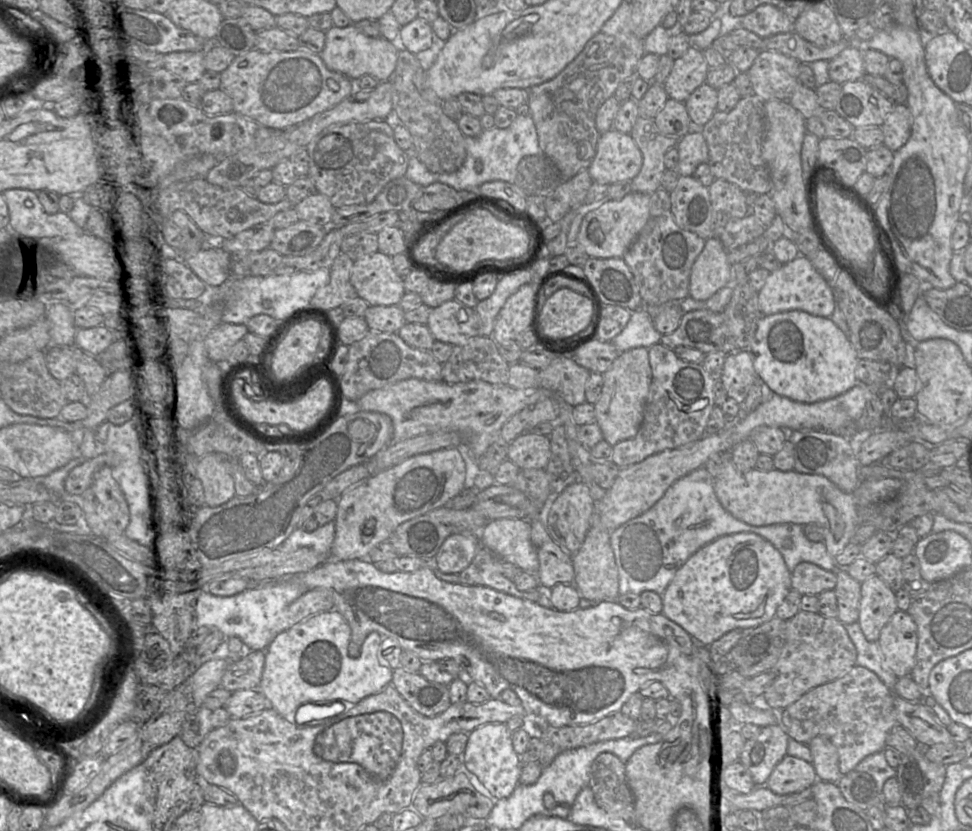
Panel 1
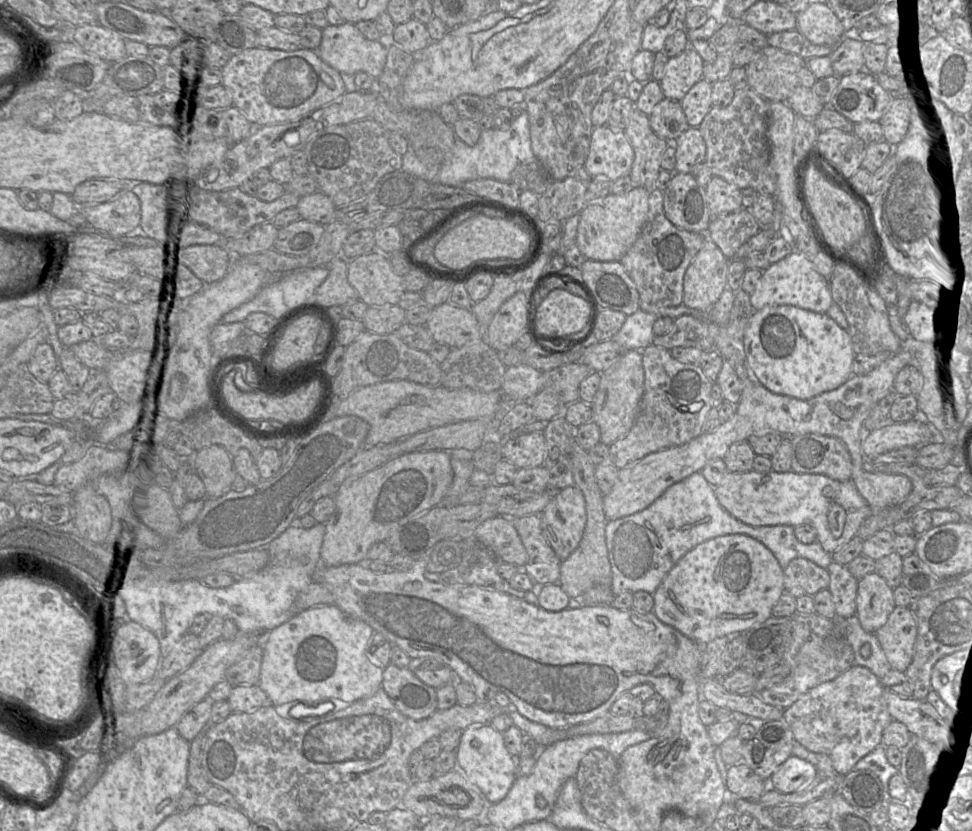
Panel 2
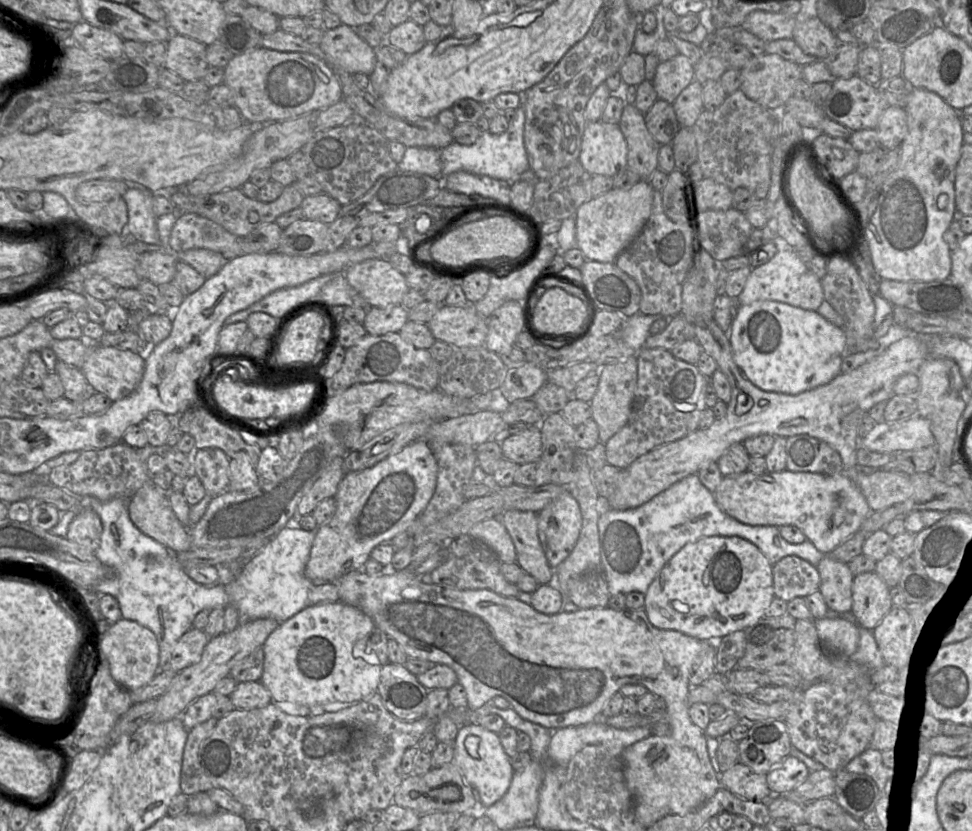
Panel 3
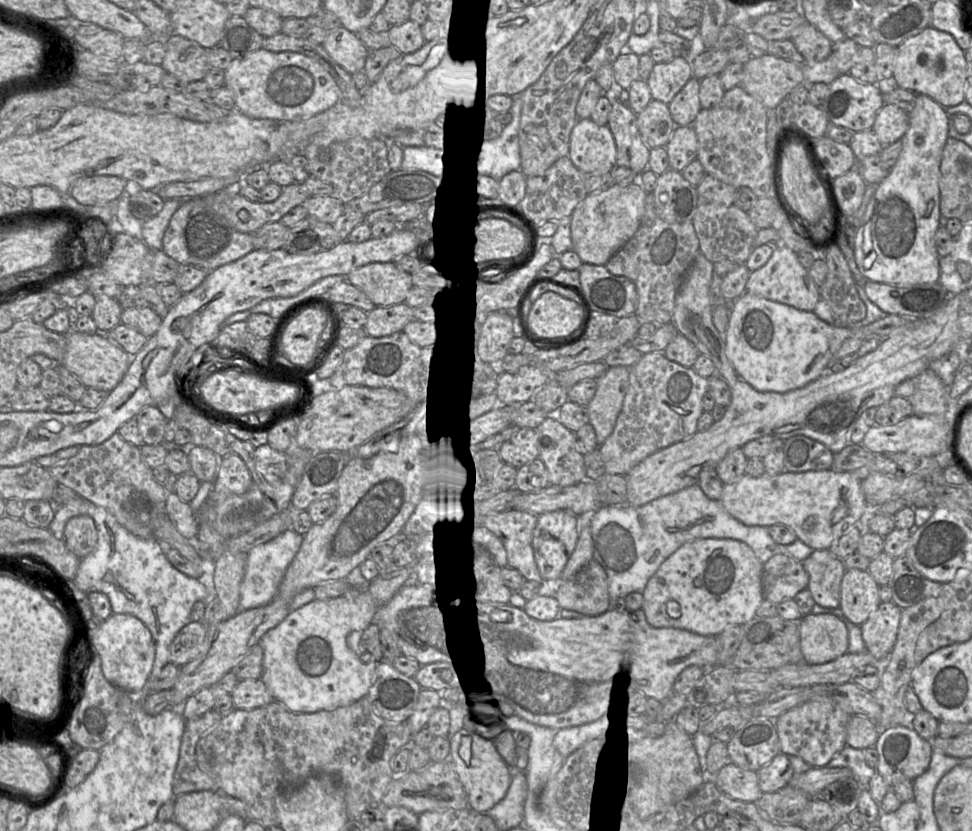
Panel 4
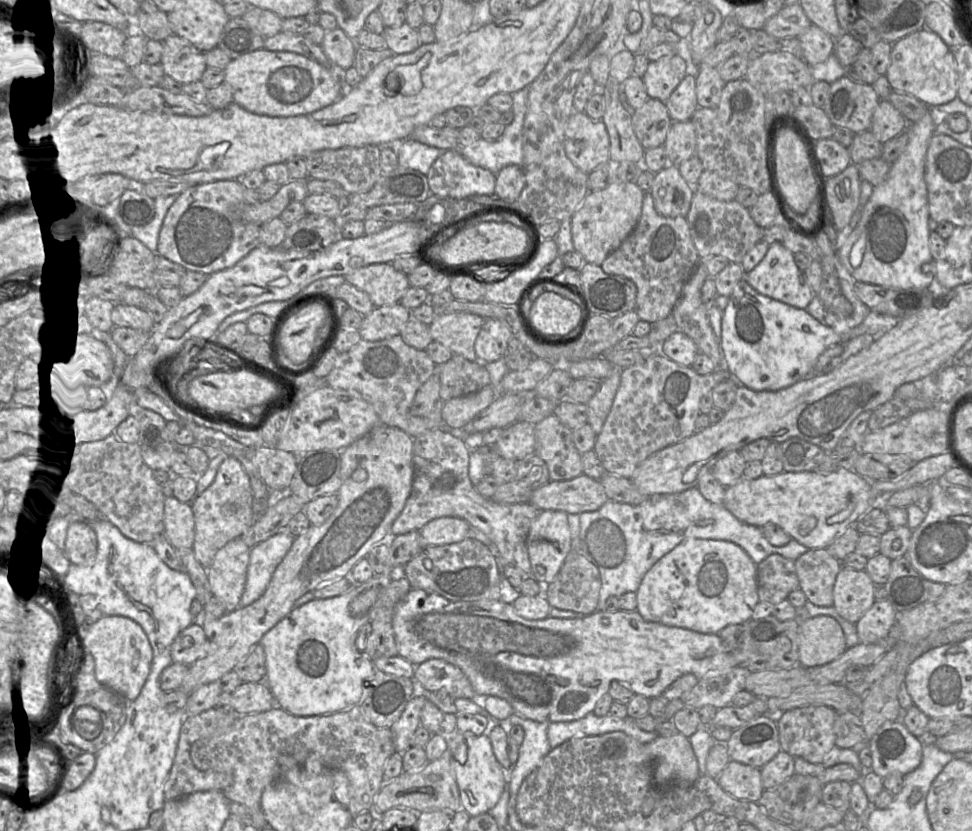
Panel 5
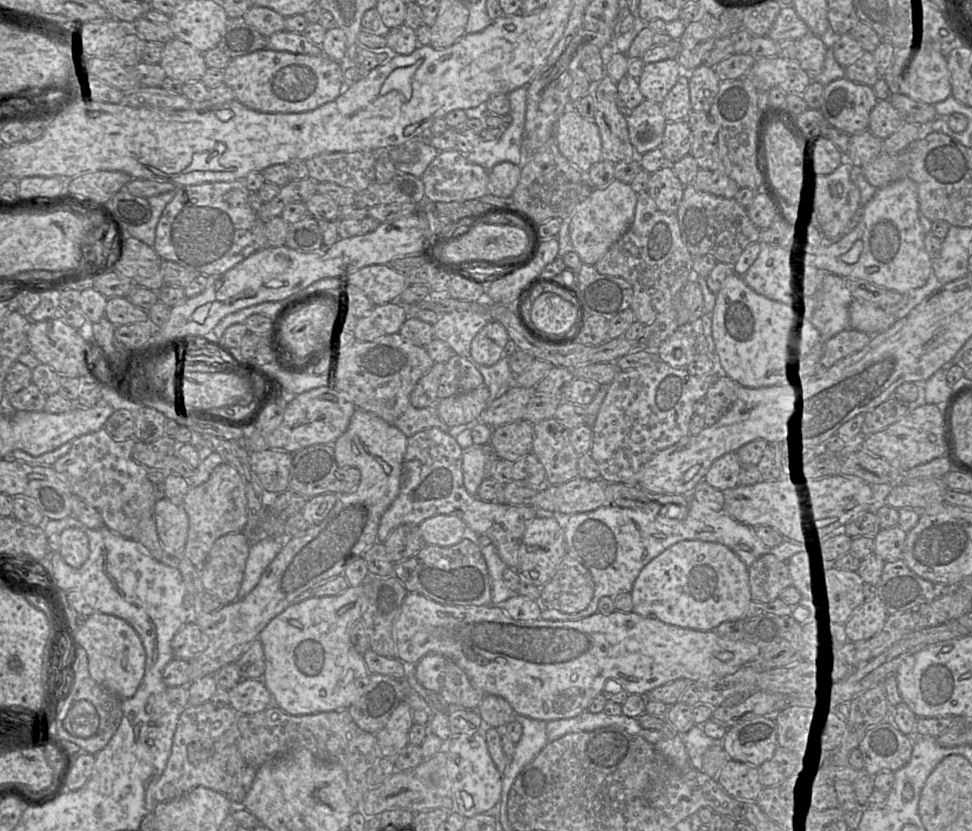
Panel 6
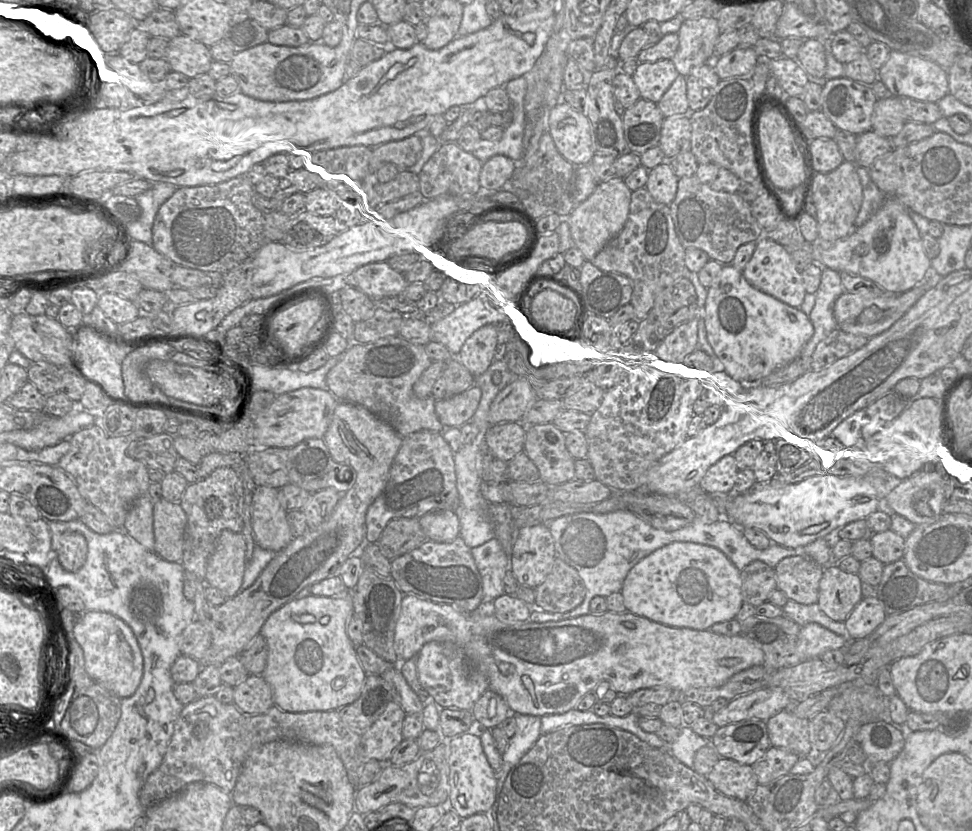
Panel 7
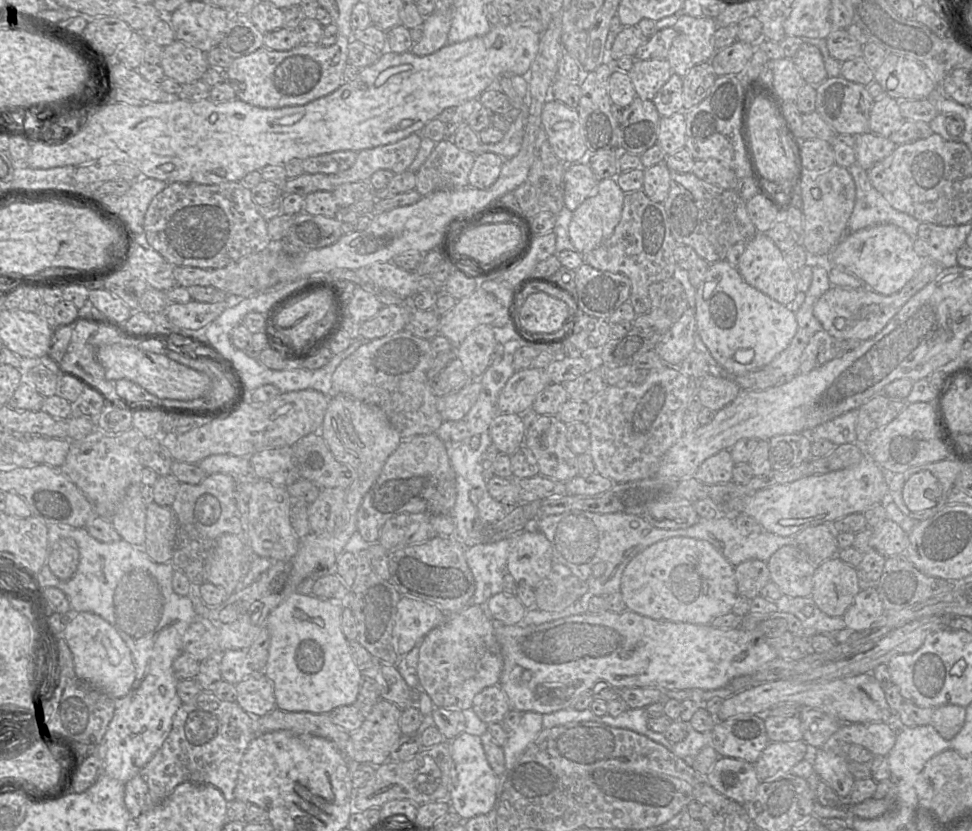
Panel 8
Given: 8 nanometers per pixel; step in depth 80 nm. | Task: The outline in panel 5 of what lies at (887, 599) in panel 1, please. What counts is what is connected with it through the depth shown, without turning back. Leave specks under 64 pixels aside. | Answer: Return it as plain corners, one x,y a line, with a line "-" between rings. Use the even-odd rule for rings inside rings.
842,567
833,587
833,607
838,614
856,624
875,601
869,575
864,570

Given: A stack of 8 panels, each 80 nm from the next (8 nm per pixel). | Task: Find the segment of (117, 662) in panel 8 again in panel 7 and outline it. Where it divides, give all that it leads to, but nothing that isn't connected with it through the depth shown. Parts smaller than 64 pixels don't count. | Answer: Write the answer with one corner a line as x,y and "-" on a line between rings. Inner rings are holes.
85,611
73,628
73,637
84,653
85,670
92,680
120,699
132,696
143,675
143,657
131,628
120,618
98,611

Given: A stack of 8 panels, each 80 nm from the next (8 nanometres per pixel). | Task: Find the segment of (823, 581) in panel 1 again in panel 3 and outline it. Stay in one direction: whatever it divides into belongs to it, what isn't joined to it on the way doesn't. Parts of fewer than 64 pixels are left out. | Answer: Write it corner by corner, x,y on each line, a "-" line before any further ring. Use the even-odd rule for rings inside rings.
786,556
773,565
774,597
786,602
819,590
816,566
797,556

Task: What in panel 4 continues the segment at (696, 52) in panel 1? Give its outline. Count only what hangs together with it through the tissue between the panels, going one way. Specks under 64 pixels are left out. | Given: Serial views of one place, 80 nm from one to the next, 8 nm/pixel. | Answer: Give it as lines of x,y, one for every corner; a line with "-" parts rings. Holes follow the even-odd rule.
677,55
667,63
655,63
646,82
654,100
669,104
692,77
690,61

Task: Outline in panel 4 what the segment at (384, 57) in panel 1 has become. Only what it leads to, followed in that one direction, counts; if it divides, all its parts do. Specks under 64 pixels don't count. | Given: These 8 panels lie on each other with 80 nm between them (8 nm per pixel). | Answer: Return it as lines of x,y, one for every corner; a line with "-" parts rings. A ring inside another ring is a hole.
340,26
327,33
322,45
331,58
348,73
363,71
369,49
357,34

